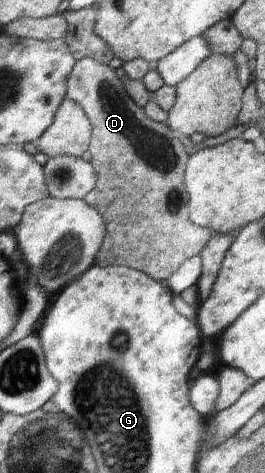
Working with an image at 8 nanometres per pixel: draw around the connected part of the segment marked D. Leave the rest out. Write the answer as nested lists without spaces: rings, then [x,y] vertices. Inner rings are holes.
[[[83,57],[82,59],[75,60],[75,65],[72,67],[71,73],[68,75],[67,80],[67,99],[75,100],[76,103],[80,104],[80,107],[84,108],[87,112],[88,119],[91,120],[92,124],[92,138],[91,145],[88,147],[90,155],[92,155],[91,161],[89,161],[96,170],[98,175],[98,181],[96,187],[86,194],[84,201],[87,204],[91,204],[96,211],[103,215],[106,220],[106,237],[103,239],[103,247],[98,253],[98,263],[100,267],[106,266],[126,266],[134,268],[138,271],[142,271],[157,282],[166,282],[168,278],[180,269],[187,259],[194,256],[199,256],[204,249],[207,247],[207,243],[216,234],[213,229],[197,225],[190,216],[190,196],[187,193],[186,187],[186,169],[187,163],[190,161],[190,157],[186,154],[180,139],[176,135],[176,132],[169,128],[167,124],[158,123],[151,117],[146,115],[144,108],[138,107],[136,102],[126,93],[124,89],[124,83],[120,81],[120,78],[116,75],[116,69],[111,68],[109,64],[101,64],[99,61],[92,59],[91,57]]]

